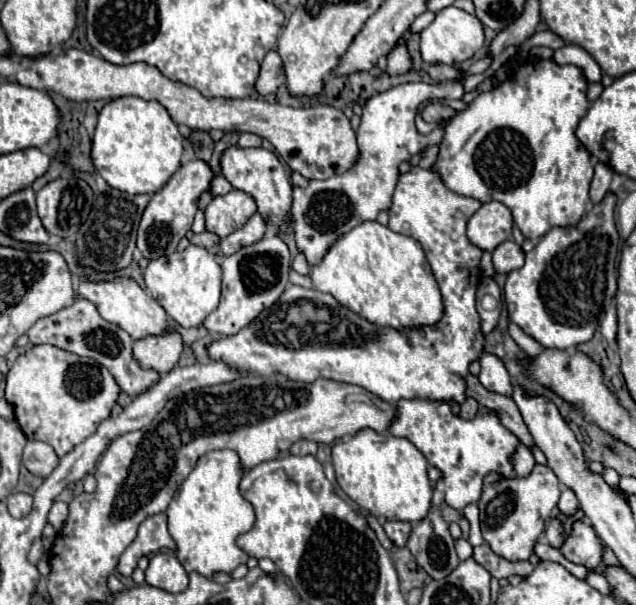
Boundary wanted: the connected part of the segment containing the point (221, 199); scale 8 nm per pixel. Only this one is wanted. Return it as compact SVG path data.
M231 190L225 196L215 196L205 208L207 230L217 236L229 236L239 230L253 214L257 212L257 204L253 196L241 190Z

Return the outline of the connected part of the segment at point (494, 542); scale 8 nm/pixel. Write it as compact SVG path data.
M535 464L525 478L505 478L501 474L487 474L483 482L483 494L477 502L481 510L481 532L485 542L495 554L515 562L527 560L533 554L533 544L545 530L543 516L551 516L559 500L559 482L549 466Z

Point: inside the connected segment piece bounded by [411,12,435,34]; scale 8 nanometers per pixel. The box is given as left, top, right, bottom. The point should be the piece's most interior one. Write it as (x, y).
(426, 18)

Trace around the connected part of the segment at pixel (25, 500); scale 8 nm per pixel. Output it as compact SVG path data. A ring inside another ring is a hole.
M17 492L17 494L11 494L7 498L7 508L9 508L9 514L13 518L23 518L31 512L33 508L33 496L31 494L25 494L25 492Z

